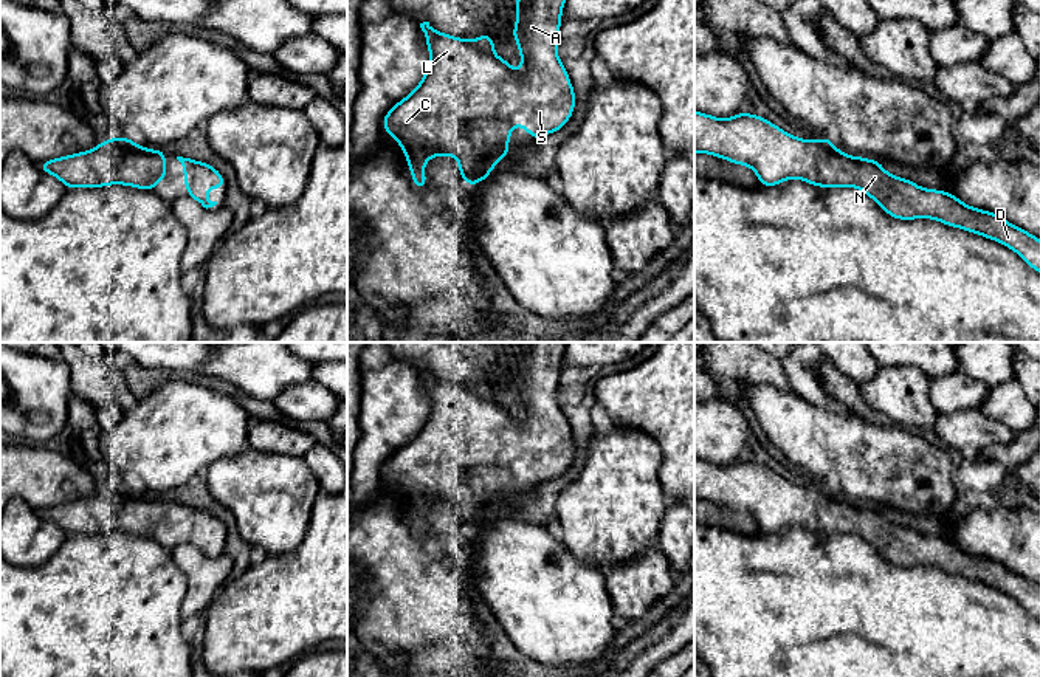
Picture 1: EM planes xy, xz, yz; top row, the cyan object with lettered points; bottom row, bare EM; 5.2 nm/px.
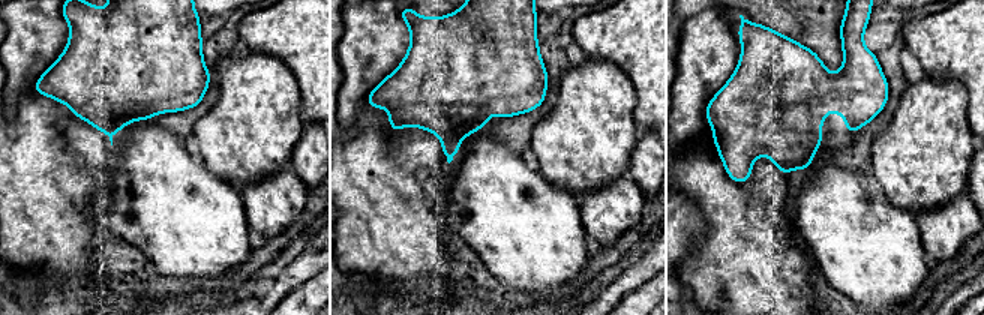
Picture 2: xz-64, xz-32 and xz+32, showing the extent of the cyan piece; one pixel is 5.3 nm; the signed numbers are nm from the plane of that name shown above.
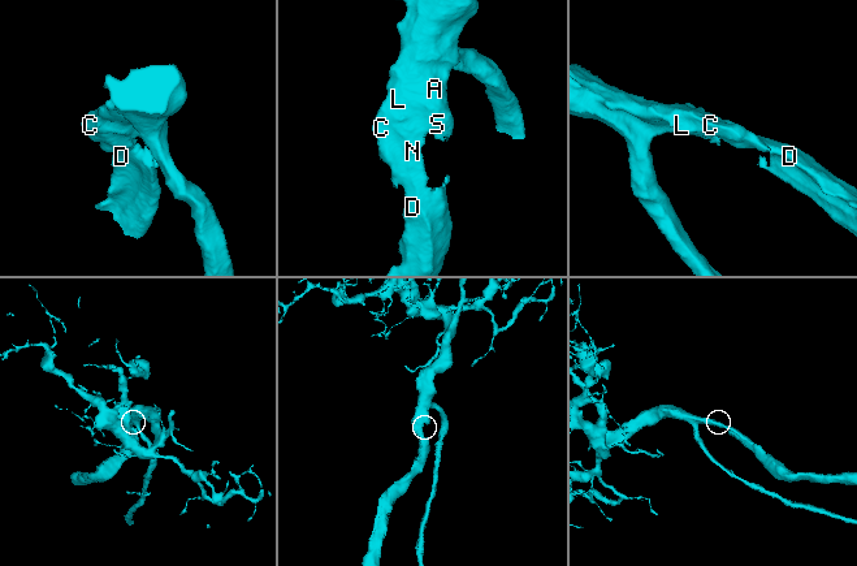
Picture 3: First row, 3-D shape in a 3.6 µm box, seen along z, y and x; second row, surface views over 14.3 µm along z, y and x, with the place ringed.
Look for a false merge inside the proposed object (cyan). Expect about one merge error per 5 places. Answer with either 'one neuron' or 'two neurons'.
one neuron

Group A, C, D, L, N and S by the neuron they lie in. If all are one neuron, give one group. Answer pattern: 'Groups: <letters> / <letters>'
Groups: A C D L N S

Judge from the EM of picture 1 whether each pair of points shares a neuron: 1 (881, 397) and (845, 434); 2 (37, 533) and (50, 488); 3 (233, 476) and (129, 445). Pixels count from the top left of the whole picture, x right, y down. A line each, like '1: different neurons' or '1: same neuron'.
1: different neurons
2: different neurons
3: different neurons

